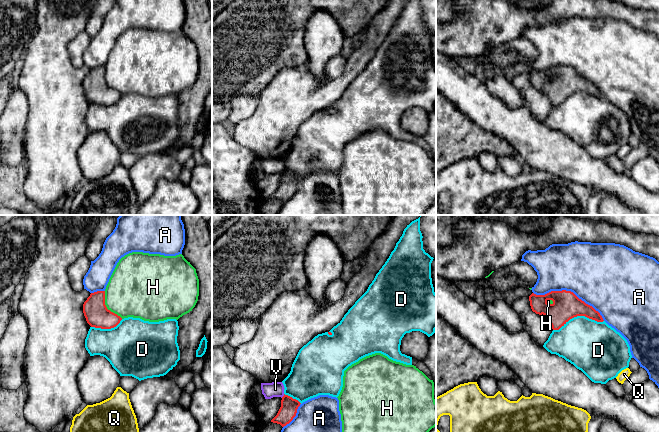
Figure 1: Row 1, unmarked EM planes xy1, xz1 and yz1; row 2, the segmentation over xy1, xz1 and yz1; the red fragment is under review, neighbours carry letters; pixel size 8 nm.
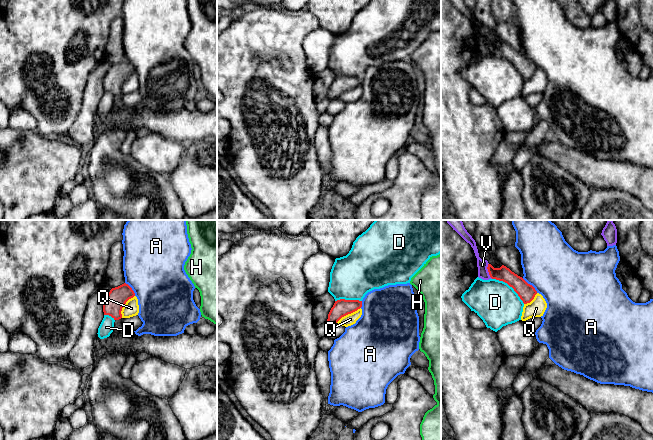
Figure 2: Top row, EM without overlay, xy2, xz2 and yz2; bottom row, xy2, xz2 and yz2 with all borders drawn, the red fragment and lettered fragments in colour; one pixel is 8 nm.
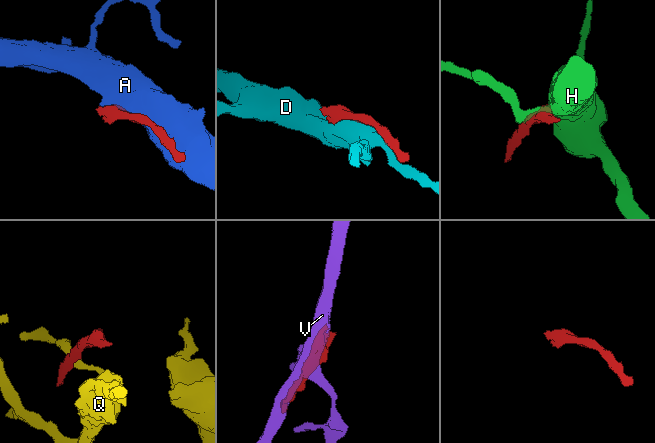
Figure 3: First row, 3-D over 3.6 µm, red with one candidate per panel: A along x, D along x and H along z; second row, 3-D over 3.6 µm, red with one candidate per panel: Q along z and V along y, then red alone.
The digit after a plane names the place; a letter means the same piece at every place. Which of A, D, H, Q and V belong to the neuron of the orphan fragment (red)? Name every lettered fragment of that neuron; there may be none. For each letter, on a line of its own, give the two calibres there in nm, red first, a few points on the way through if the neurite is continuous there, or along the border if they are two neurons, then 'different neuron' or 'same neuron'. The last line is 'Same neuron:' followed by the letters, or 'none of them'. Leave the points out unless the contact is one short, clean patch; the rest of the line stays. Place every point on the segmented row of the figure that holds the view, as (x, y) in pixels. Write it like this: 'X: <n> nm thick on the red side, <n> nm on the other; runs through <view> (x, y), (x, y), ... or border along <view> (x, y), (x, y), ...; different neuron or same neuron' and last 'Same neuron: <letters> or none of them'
A: 220 nm thick on the red side, 480 nm on the other; different neuron
D: 220 nm thick on the red side, 400 nm on the other; different neuron
H: 200 nm thick on the red side, 420 nm on the other; different neuron
Q: 160 nm thick on the red side, 120 nm on the other; border along xy2 (134, 295), (123, 306), (121, 317); different neuron
V: 120 nm thick on the red side, 90 nm on the other; border along yz2 (488, 263), (488, 274), (492, 278); different neuron
Same neuron: none of them

